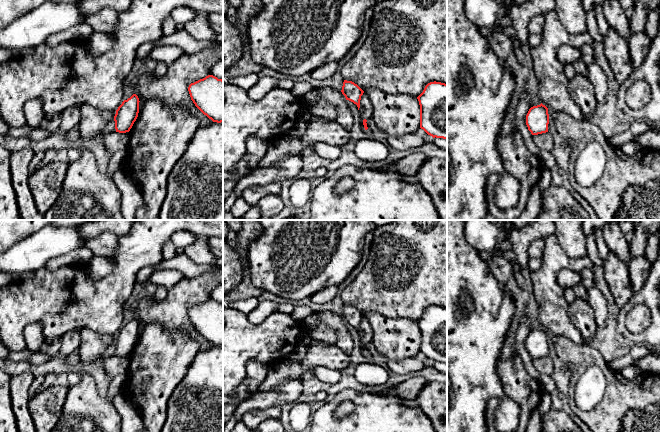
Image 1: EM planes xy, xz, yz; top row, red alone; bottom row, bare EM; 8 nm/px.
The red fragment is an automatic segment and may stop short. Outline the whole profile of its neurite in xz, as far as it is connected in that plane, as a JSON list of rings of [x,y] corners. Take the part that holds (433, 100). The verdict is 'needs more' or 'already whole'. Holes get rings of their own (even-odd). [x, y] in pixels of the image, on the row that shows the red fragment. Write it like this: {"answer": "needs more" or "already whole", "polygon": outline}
{"answer": "already whole", "polygon": [[[430,82],[417,99],[420,128],[433,138],[447,140],[447,84]]]}

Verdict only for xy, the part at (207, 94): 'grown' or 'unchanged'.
unchanged

